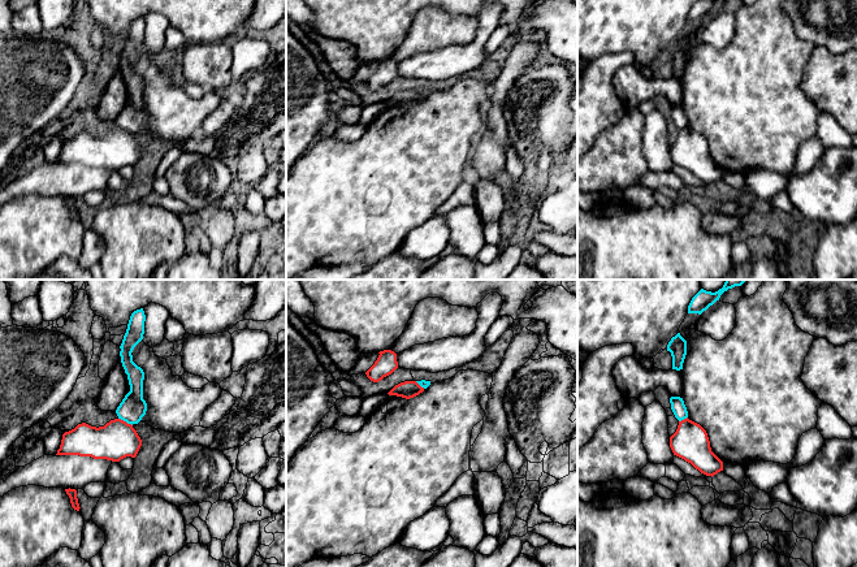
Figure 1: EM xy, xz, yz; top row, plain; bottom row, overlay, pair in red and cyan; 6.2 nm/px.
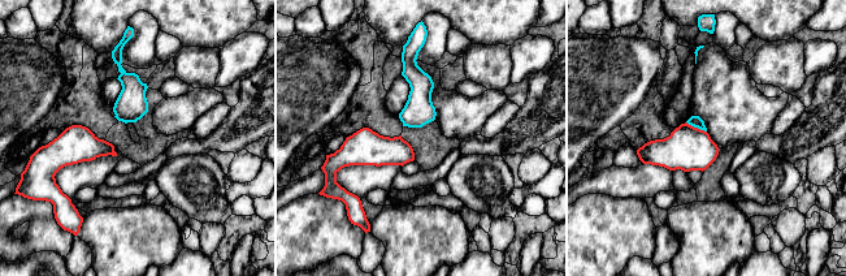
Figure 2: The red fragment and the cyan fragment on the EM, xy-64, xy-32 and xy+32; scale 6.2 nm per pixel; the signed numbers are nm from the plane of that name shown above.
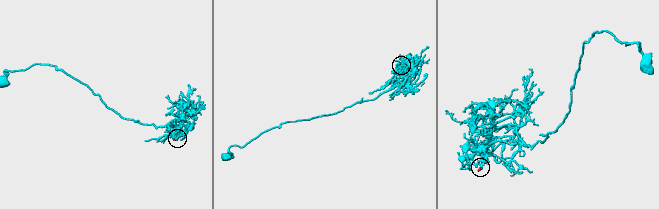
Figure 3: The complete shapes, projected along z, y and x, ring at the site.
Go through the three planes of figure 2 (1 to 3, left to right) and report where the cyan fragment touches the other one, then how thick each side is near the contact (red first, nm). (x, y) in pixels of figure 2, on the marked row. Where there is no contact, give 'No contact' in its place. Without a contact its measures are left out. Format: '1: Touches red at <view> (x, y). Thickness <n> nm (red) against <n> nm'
1: No contact
2: No contact
3: Touches red at xy+32 (697, 128). Thickness 280 nm (red) against 70 nm

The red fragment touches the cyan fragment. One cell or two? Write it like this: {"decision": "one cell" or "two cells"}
{"decision": "two cells"}

